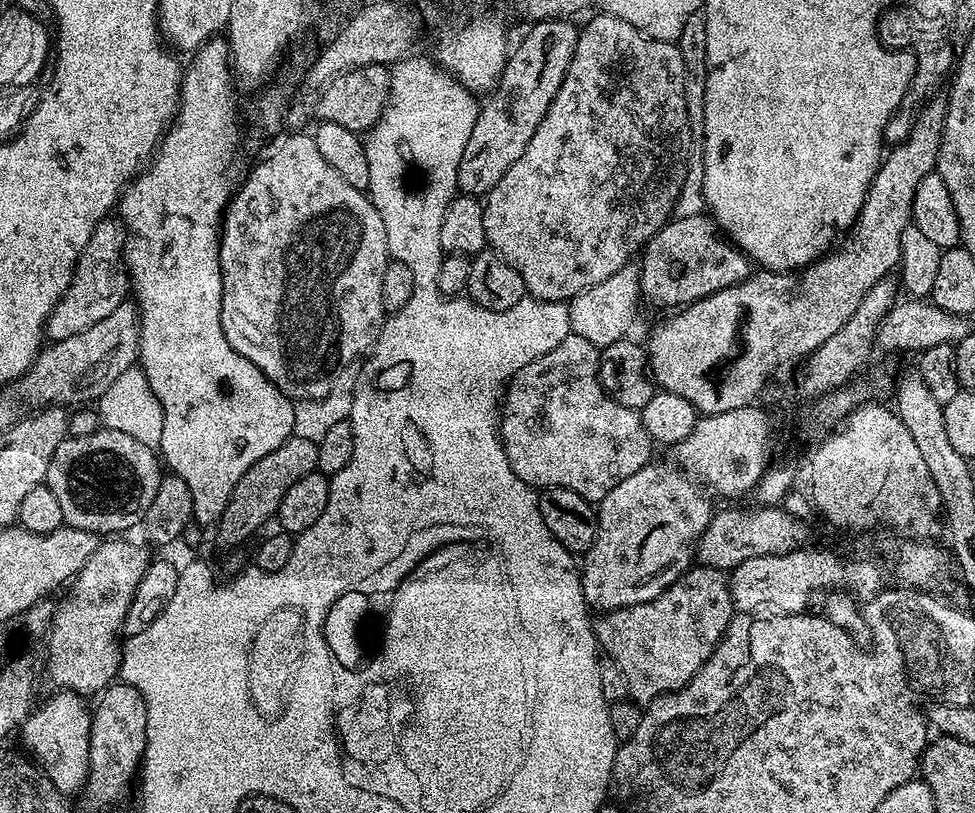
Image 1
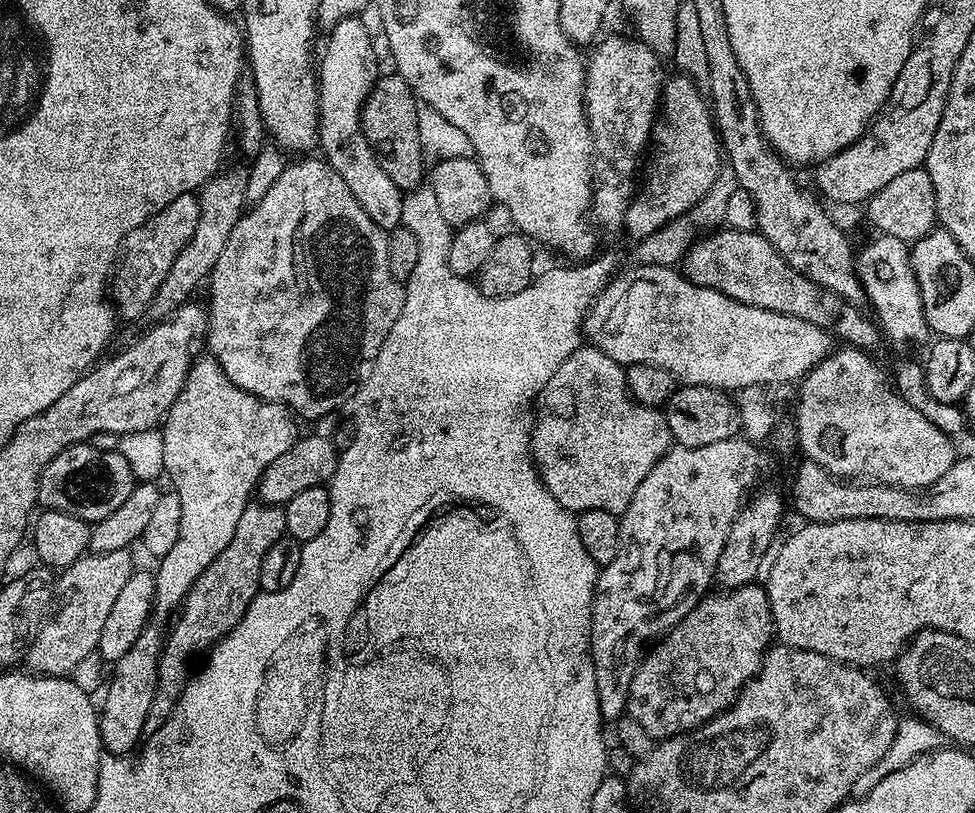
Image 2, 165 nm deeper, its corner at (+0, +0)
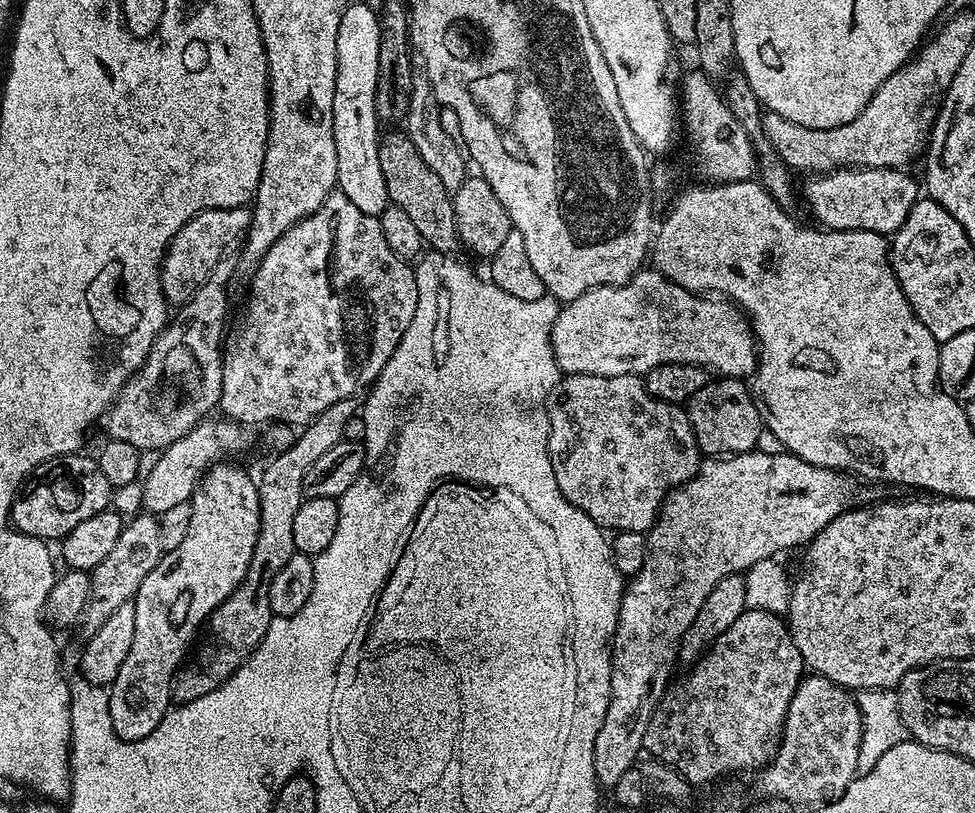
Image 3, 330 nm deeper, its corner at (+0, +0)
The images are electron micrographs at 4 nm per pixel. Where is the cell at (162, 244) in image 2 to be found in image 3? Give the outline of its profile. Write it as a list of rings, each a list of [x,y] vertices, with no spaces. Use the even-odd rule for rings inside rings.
[[[251,207],[211,208],[200,212],[174,234],[164,252],[164,262],[160,270],[160,284],[164,287],[164,298],[169,305],[179,306],[187,302],[194,290],[206,282],[210,270],[229,251],[232,243],[245,235],[252,221]]]

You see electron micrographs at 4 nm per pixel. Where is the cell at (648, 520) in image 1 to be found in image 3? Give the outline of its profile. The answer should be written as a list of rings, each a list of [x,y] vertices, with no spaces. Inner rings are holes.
[[[753,450],[739,452],[737,456],[705,459],[686,483],[668,493],[656,521],[646,533],[646,562],[642,562],[642,570],[627,581],[618,610],[616,632],[612,635],[610,706],[606,706],[606,718],[602,718],[598,738],[594,738],[594,774],[601,789],[610,790],[626,770],[637,767],[646,726],[650,726],[658,702],[670,687],[672,667],[678,664],[680,643],[686,630],[690,630],[690,622],[698,618],[706,594],[710,594],[724,576],[735,572],[744,574],[762,559],[779,557],[779,552],[799,544],[800,547],[808,545],[826,525],[834,522],[834,518],[853,507],[855,483],[857,481],[847,472],[814,466],[787,450],[778,454]]]

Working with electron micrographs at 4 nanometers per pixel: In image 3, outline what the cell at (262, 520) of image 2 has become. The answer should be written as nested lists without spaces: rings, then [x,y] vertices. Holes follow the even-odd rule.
[[[355,399],[334,402],[334,406],[322,410],[322,414],[318,414],[318,418],[314,418],[309,424],[303,425],[302,431],[297,435],[292,445],[289,448],[279,449],[273,455],[276,457],[265,466],[264,473],[258,476],[260,529],[258,530],[258,542],[254,546],[254,558],[250,558],[246,578],[234,590],[234,594],[230,594],[230,598],[226,598],[226,602],[222,602],[208,617],[206,631],[202,636],[204,645],[200,649],[198,649],[199,647],[195,649],[195,652],[197,651],[196,657],[194,657],[194,652],[191,659],[177,672],[176,679],[172,682],[172,698],[177,705],[189,704],[194,702],[194,698],[202,698],[202,694],[210,694],[210,690],[218,690],[218,686],[222,686],[222,682],[226,682],[231,678],[249,660],[252,651],[262,642],[262,638],[266,634],[273,617],[270,610],[270,582],[274,582],[274,576],[278,574],[278,570],[282,570],[282,566],[286,566],[286,562],[290,562],[290,558],[296,553],[296,547],[294,546],[294,514],[298,514],[298,506],[306,498],[304,494],[306,470],[310,470],[310,466],[314,466],[314,462],[318,462],[318,458],[322,454],[326,454],[326,450],[330,450],[330,446],[334,446],[338,441],[345,439],[347,432],[344,431],[347,430],[348,423],[355,416],[357,419],[358,404]]]

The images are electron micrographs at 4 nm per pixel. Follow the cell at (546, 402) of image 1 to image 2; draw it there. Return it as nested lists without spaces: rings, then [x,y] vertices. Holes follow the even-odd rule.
[[[581,346],[554,370],[554,378],[546,382],[534,401],[532,462],[546,490],[567,512],[579,514],[586,510],[606,510],[617,514],[630,506],[634,490],[654,470],[654,466],[673,447],[674,441],[666,426],[663,411],[637,404],[628,393],[625,365],[614,362],[602,350]]]

